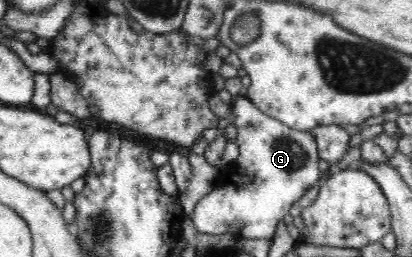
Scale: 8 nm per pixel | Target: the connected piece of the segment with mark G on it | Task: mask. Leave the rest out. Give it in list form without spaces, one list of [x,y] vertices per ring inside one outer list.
[[[246,93],[235,96],[229,116],[236,126],[238,136],[234,142],[240,148],[239,157],[234,163],[218,172],[210,193],[204,195],[195,205],[189,217],[189,230],[198,230],[204,234],[234,234],[236,238],[272,239],[278,222],[288,214],[292,204],[300,200],[306,190],[312,188],[320,178],[318,162],[320,157],[317,143],[311,131],[296,130],[280,122],[276,117],[268,116],[247,97]]]

